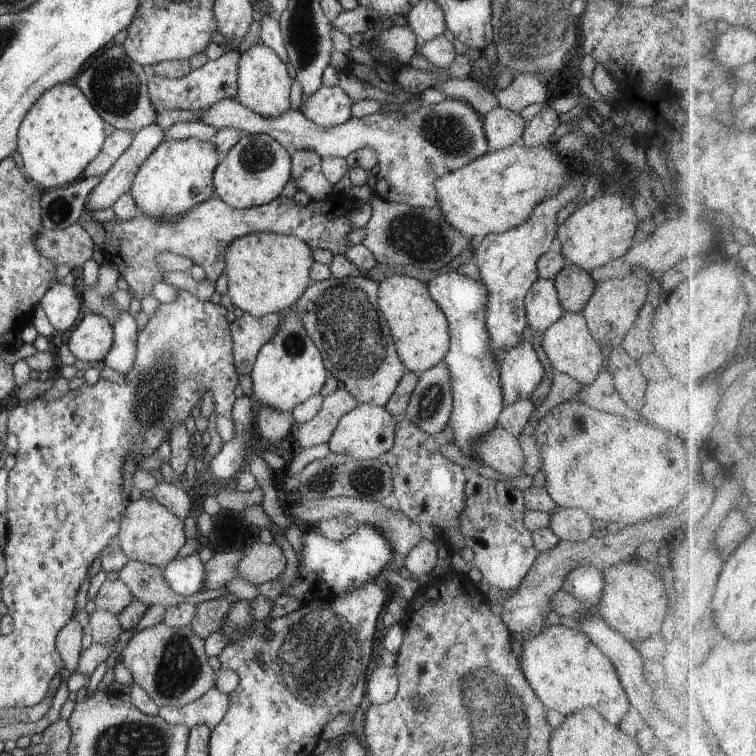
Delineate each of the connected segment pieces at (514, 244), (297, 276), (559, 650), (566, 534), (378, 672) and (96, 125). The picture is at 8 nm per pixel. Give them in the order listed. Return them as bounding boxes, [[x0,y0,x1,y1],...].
[[472,185,580,362],[225,233,315,317],[520,623,630,724],[549,507,592,541],[366,665,399,706],[17,82,107,190]]

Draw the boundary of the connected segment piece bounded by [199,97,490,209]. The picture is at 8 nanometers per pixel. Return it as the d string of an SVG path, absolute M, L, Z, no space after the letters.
M446 97L433 105L422 101L419 109L407 115L401 115L398 111L376 111L365 117L352 117L348 122L330 128L308 120L300 109L290 109L275 119L264 118L242 106L235 98L219 100L199 113L206 124L218 130L232 127L243 134L264 133L290 152L309 150L316 151L322 158L346 158L351 152L370 147L377 152L378 157L377 166L373 170L375 195L390 202L421 209L439 206L435 187L439 178L457 171L490 150L483 129L483 117L471 104L454 97Z

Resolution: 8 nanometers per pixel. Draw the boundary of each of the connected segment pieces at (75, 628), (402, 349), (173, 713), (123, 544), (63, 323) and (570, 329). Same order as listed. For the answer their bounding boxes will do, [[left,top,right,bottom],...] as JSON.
[[55,618,86,673],[377,271,450,374],[159,686,230,730],[116,497,185,568],[39,282,84,332],[542,312,607,385]]

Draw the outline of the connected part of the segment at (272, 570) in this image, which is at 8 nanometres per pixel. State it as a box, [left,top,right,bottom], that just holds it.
[236,543,286,586]

